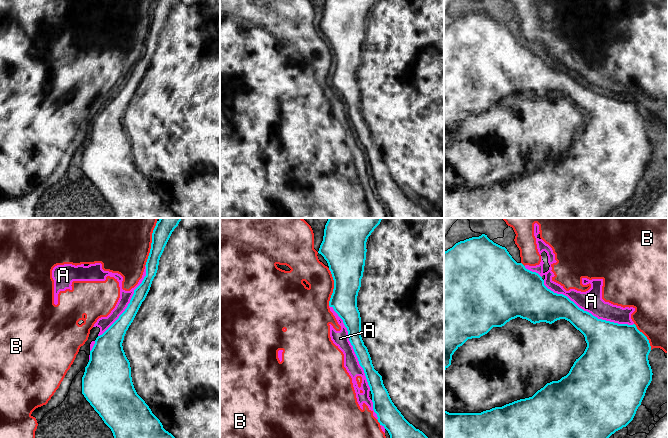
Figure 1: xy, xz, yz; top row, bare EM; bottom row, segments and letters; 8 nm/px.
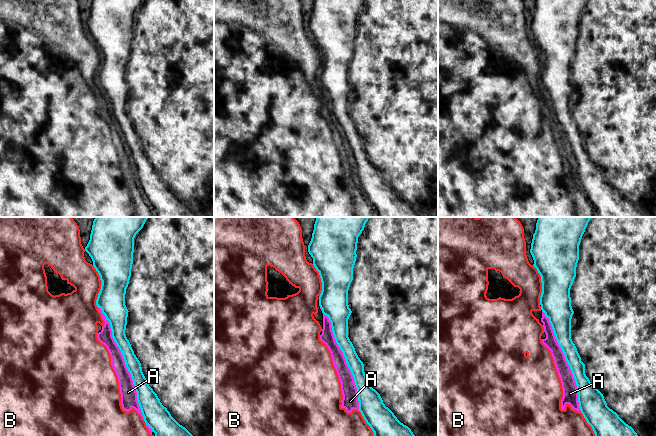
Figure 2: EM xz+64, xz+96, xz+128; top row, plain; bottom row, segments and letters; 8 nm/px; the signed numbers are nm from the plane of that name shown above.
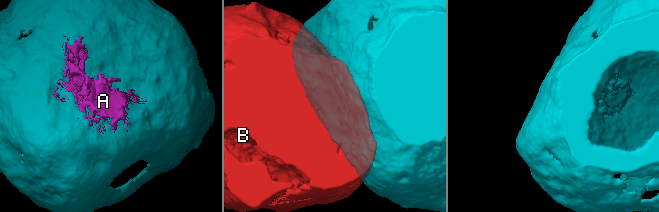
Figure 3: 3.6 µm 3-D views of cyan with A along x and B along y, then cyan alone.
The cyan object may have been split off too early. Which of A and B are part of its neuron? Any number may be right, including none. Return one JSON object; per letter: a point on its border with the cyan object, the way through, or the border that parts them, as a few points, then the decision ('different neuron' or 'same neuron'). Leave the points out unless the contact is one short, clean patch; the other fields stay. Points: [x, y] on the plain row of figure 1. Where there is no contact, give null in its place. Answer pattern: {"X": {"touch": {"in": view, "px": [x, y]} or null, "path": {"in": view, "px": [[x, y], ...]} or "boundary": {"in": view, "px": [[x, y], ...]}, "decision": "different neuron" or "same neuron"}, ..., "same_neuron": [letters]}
{"A": {"touch": {"in": "yz", "px": [586, 87]}, "decision": "different neuron"}, "B": {"touch": {"in": "xy", "px": [151, 21]}, "decision": "different neuron"}, "same_neuron": []}

